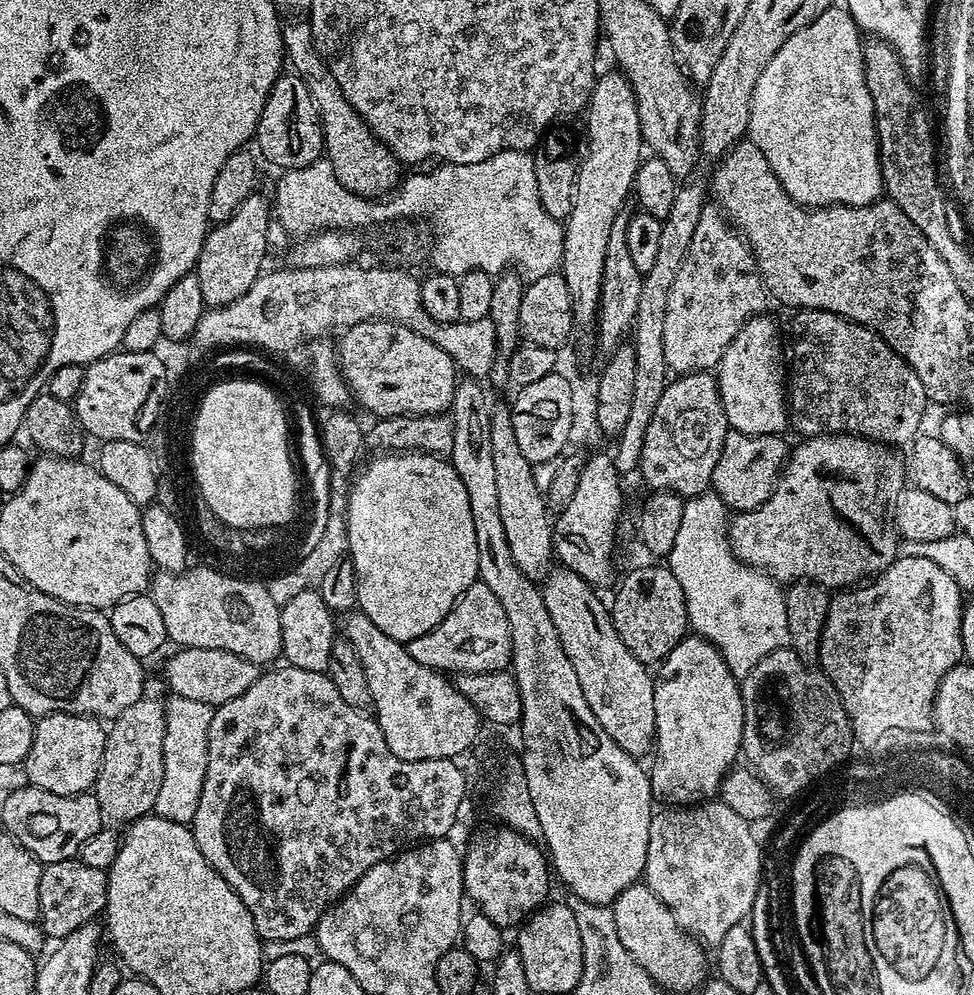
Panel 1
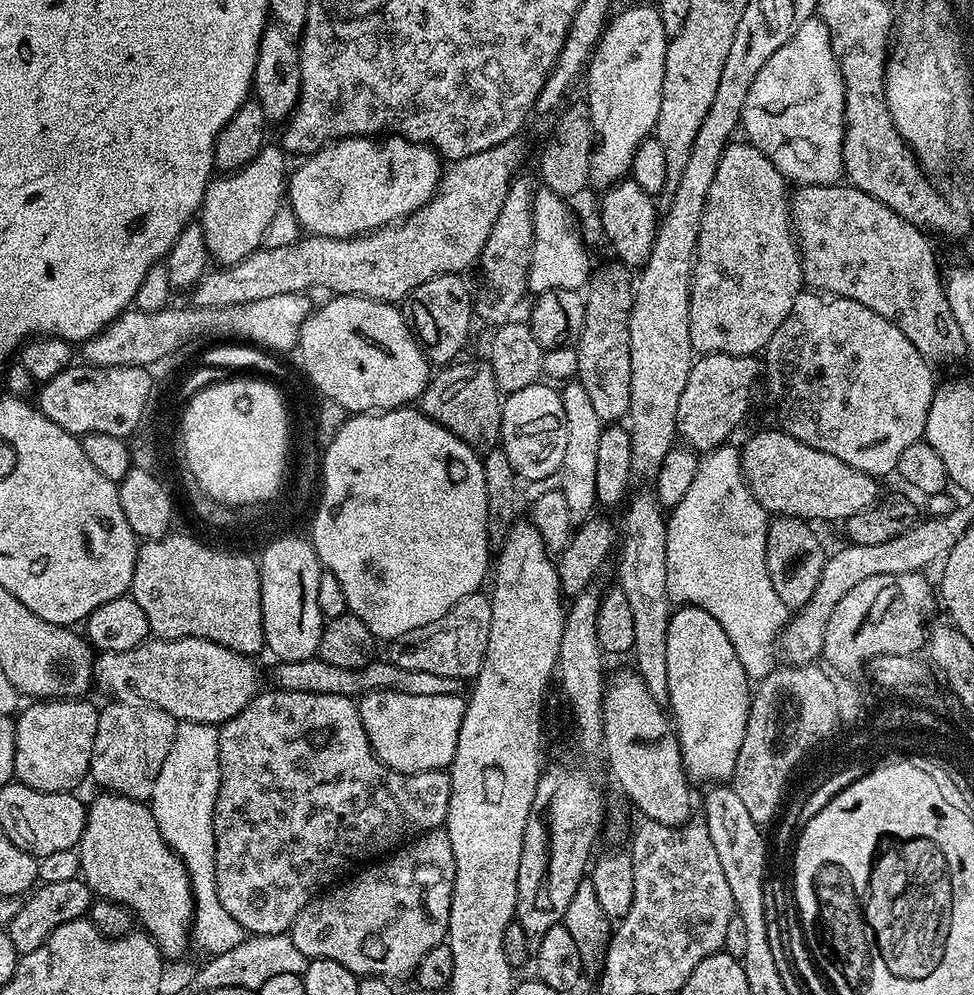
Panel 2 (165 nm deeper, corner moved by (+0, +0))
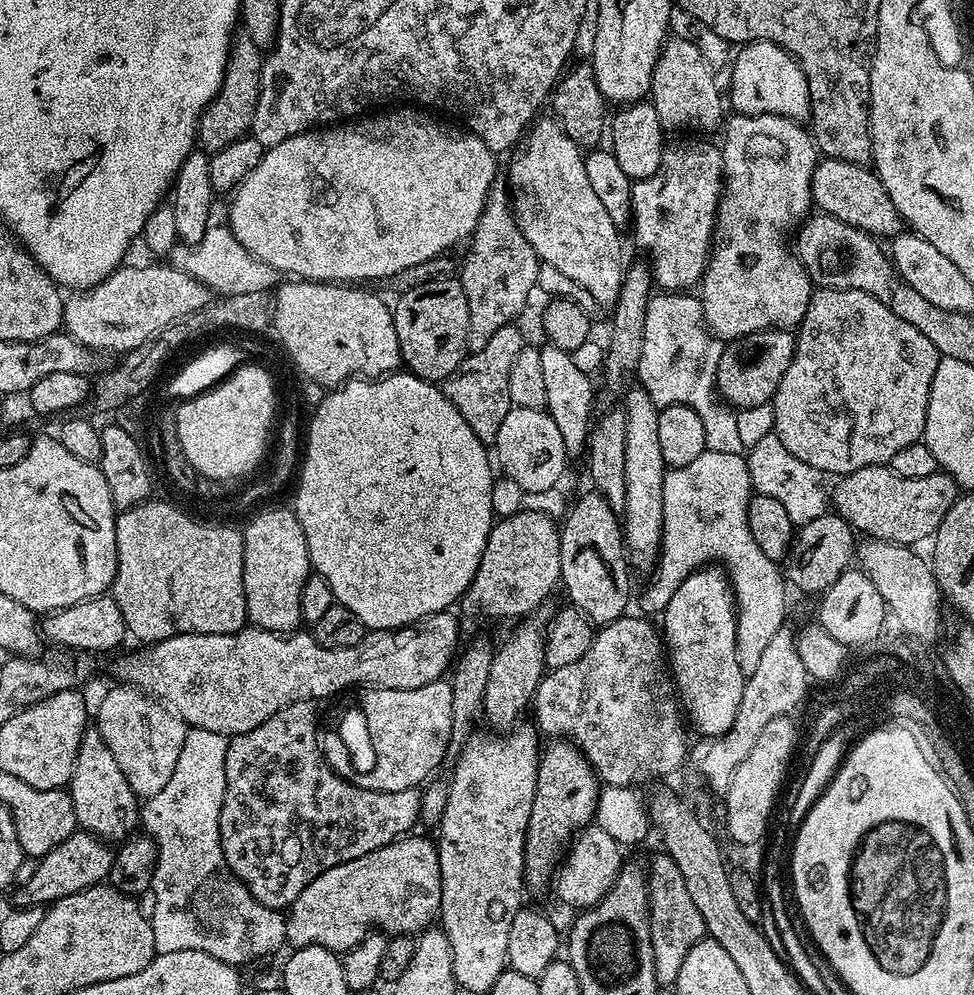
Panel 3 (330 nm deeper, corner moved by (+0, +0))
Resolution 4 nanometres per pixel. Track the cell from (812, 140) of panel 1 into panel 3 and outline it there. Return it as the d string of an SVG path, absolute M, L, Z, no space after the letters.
M753 40L741 47L732 64L732 109L741 116L761 116L769 112L775 116L789 116L804 122L809 119L810 90L802 66L782 46L769 40Z

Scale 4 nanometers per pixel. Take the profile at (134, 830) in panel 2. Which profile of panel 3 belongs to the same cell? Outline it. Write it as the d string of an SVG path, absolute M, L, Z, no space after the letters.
M95 726L89 727L78 746L78 758L74 758L72 779L66 791L74 802L77 825L97 840L123 842L137 831L140 824L138 798L134 790L130 790L130 782L126 782L114 754L110 754L110 746L102 742L102 734Z

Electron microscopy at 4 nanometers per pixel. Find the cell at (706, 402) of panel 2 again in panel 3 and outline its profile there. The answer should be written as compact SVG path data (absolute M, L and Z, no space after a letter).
M768 328L725 343L716 375L719 399L736 410L769 403L778 390L778 382L782 382L782 374L786 374L786 366L790 366L795 349L796 332L787 328Z

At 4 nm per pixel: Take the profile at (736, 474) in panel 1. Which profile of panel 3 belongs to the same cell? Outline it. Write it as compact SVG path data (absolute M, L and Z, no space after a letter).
M882 464L854 470L835 483L836 493L831 493L831 503L836 503L835 511L857 533L874 540L903 541L909 546L935 537L946 510L954 506L958 495L956 481L943 470L926 478L902 478Z

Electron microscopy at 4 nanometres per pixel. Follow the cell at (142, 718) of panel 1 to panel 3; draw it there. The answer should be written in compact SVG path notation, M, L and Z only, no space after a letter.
M116 686L100 700L100 705L94 708L94 726L102 734L102 742L110 746L110 754L118 762L126 782L130 782L130 790L134 790L137 798L147 798L158 794L162 786L166 786L170 774L174 774L174 765L178 762L178 754L182 752L182 742L186 742L189 727L170 708L164 707L158 700L153 700L145 692L131 686Z

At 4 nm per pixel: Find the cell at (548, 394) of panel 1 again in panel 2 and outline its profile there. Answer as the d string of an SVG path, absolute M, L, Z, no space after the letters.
M537 382L509 393L501 403L500 441L501 450L510 460L516 476L523 481L557 475L562 457L568 452L565 411L559 391L553 385Z

